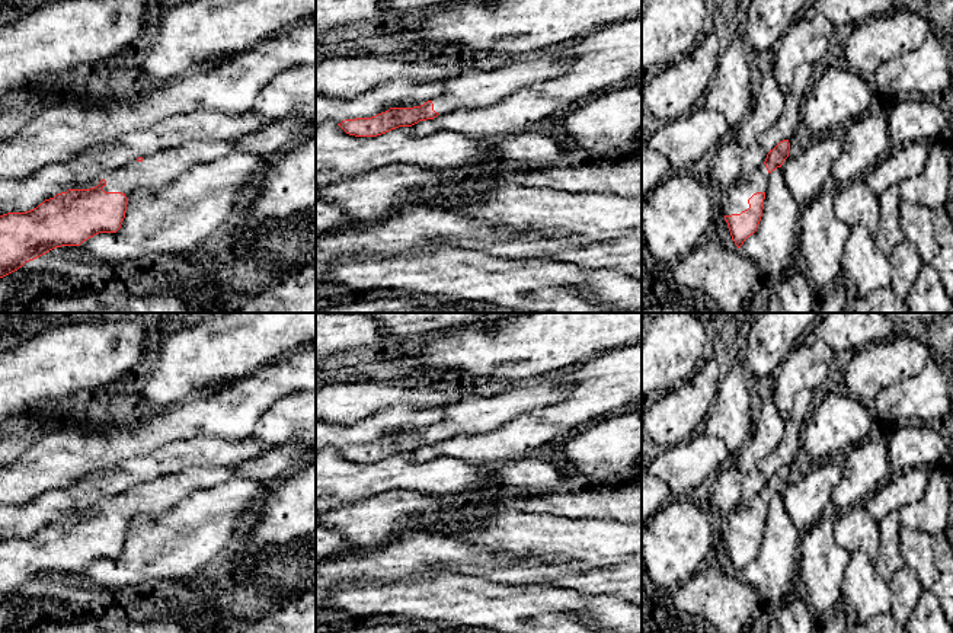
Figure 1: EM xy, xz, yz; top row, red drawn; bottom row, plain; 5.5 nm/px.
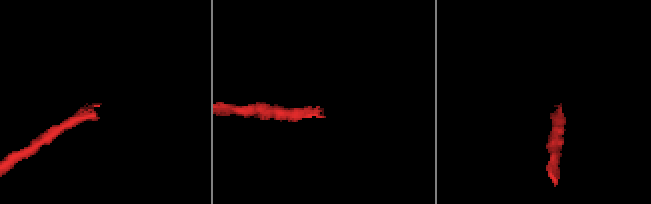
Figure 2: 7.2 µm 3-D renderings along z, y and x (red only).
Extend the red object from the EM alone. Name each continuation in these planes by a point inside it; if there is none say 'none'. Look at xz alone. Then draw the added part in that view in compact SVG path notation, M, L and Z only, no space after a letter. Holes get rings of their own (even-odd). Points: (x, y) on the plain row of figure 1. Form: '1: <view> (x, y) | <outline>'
1: xz (473, 413) | M550 383L525 386L490 397L466 394L461 400L444 407L441 422L432 425L439 441L458 434L485 434L498 429L517 416L567 397L575 383L556 386Z

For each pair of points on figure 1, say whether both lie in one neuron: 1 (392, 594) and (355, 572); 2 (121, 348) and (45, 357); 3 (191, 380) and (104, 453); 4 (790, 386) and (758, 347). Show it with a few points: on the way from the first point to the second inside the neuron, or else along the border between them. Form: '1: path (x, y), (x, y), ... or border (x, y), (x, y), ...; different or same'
1: border (409, 581), (355, 585), (342, 590); different
2: path (102, 352), (90, 357), (64, 357); same
3: border (185, 399), (157, 412), (144, 409), (137, 402); different
4: border (800, 342), (777, 368); different

